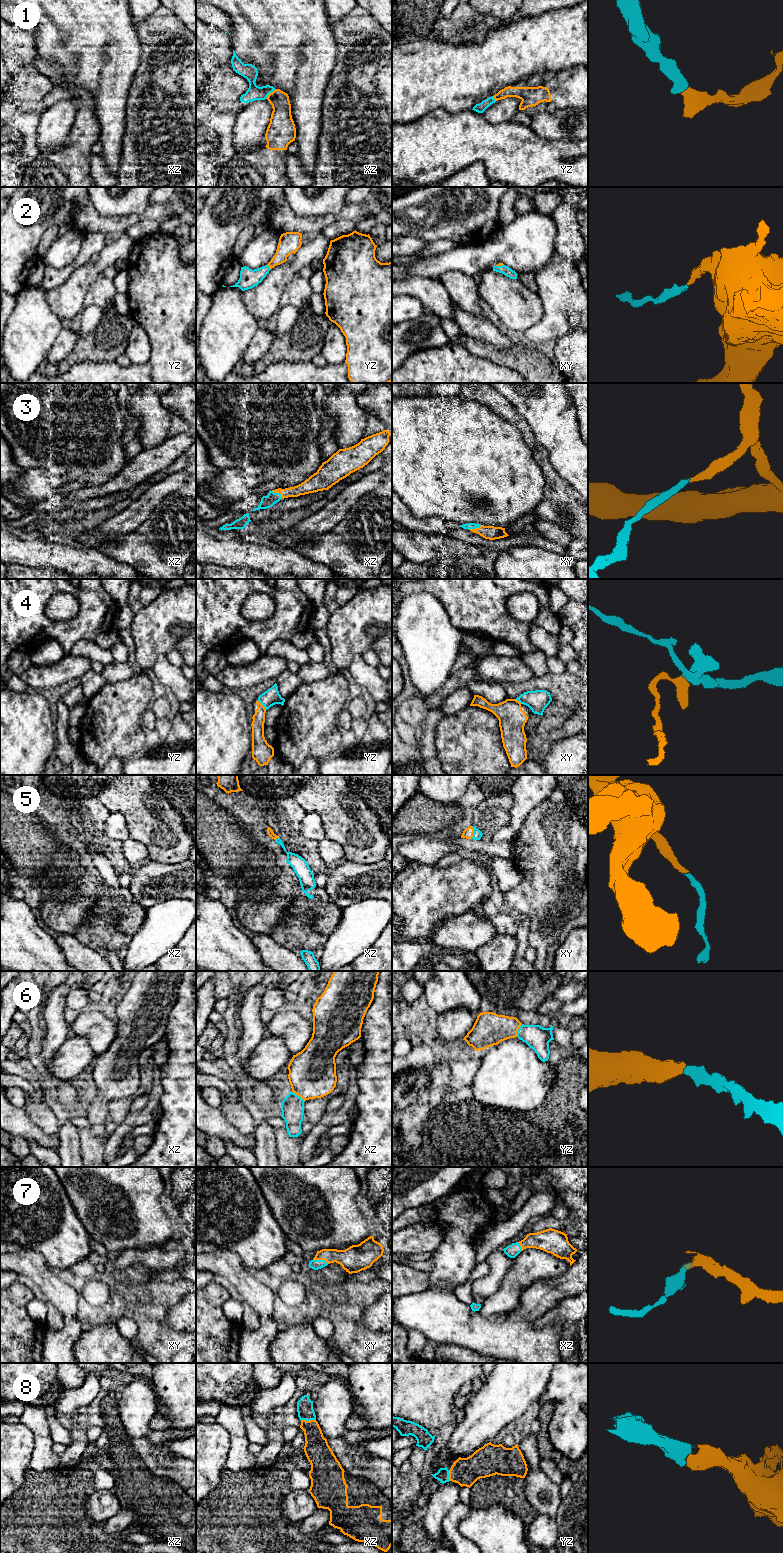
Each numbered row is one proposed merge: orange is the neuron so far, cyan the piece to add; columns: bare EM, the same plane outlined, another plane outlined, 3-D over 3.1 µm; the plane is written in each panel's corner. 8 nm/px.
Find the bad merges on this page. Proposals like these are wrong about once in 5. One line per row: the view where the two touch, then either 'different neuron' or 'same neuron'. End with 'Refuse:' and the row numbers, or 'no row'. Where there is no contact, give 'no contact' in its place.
1: xz | same neuron
2: yz | same neuron
3: xz | same neuron
4: yz | different neuron
5: xy | same neuron
6: yz | same neuron
7: xy | same neuron
8: xz | same neuron
Refuse: 4

